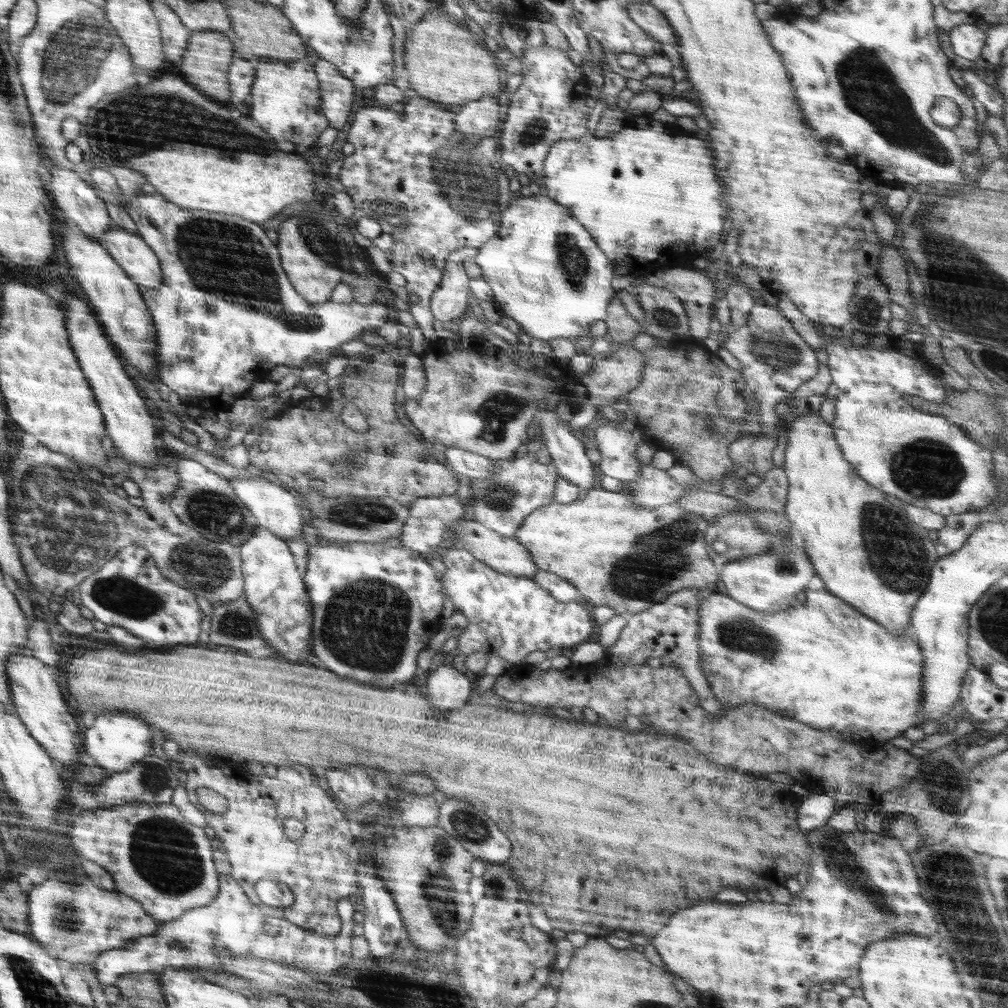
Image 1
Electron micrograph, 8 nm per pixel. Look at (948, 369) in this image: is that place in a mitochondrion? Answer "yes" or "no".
no

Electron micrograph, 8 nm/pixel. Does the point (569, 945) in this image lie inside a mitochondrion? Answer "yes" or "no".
no

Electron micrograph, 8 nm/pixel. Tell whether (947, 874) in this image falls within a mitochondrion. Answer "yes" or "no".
yes

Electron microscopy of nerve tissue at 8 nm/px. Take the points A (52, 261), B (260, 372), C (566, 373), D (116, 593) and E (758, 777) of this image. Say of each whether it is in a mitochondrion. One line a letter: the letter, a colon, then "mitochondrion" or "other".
A: other
B: other
C: other
D: mitochondrion
E: other

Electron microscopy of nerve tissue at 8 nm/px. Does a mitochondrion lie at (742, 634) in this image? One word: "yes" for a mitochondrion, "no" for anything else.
yes

